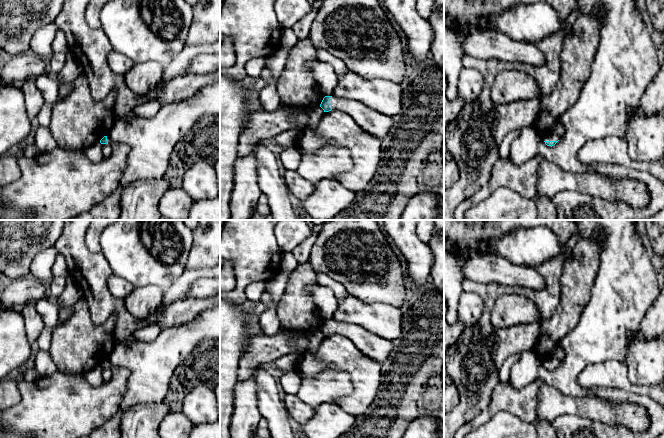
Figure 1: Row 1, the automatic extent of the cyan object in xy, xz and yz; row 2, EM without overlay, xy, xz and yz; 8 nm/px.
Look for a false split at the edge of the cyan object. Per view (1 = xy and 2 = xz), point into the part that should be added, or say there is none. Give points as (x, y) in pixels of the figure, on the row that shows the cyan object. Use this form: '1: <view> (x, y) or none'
1: xy (57, 185)
2: xz (379, 125)

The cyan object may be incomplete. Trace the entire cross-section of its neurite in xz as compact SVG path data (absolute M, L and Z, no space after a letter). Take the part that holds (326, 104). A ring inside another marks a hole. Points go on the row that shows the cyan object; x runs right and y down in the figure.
M325 96L320 107L324 112L339 110L347 113L361 129L379 139L390 134L394 123L393 117L381 114L353 99Z

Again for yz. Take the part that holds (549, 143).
M550 133L550 134L545 135L544 142L547 146L552 147L558 142L559 139L560 139L560 137L558 137L557 135L555 135L553 133Z

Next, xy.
M108 135L100 140L101 144L109 144L113 150L110 158L100 163L90 161L84 150L71 152L56 146L52 151L39 153L33 158L18 154L21 176L11 184L0 187L0 220L70 220L103 202L118 188L120 179L127 166L129 147L114 142Z

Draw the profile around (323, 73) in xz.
M317 58L308 62L307 65L323 96L333 96L339 82L339 77L335 73L333 66Z

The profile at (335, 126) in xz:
M325 112L315 130L302 130L298 150L315 152L328 142L346 148L352 157L353 168L337 176L347 189L357 193L373 178L381 162L381 139L365 132L345 112Z

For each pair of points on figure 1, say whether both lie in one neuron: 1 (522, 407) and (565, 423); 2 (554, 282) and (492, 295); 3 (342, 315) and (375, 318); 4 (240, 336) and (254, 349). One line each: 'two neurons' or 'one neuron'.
1: two neurons
2: one neuron
3: one neuron
4: two neurons

